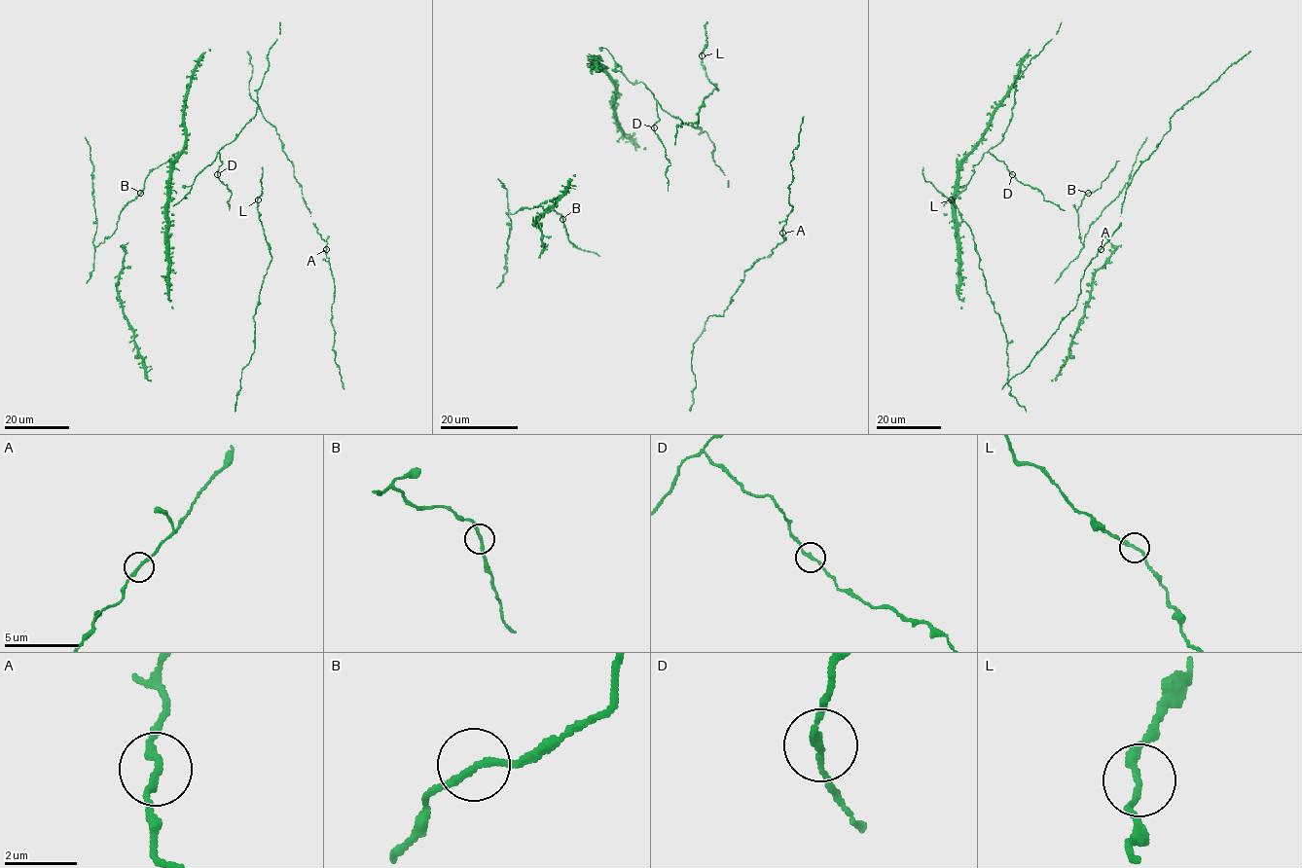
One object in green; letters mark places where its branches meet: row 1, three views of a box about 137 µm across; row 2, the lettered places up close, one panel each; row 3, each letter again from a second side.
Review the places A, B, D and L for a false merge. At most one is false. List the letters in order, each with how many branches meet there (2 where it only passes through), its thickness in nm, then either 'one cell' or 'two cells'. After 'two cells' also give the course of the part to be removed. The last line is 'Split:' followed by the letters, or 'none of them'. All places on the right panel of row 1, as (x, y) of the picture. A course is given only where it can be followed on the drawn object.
A: 2 branches meet; 200 nm thick; one cell
B: 2 branches meet; 190 nm thick; one cell
D: 2 branches meet; 190 nm thick; one cell
L: 2 branches meet; 200 nm thick; one cell
Split: none of them

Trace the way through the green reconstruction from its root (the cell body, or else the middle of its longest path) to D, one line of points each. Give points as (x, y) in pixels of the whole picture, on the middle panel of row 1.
D: (645, 85), (656, 100), (659, 120), (654, 127)

